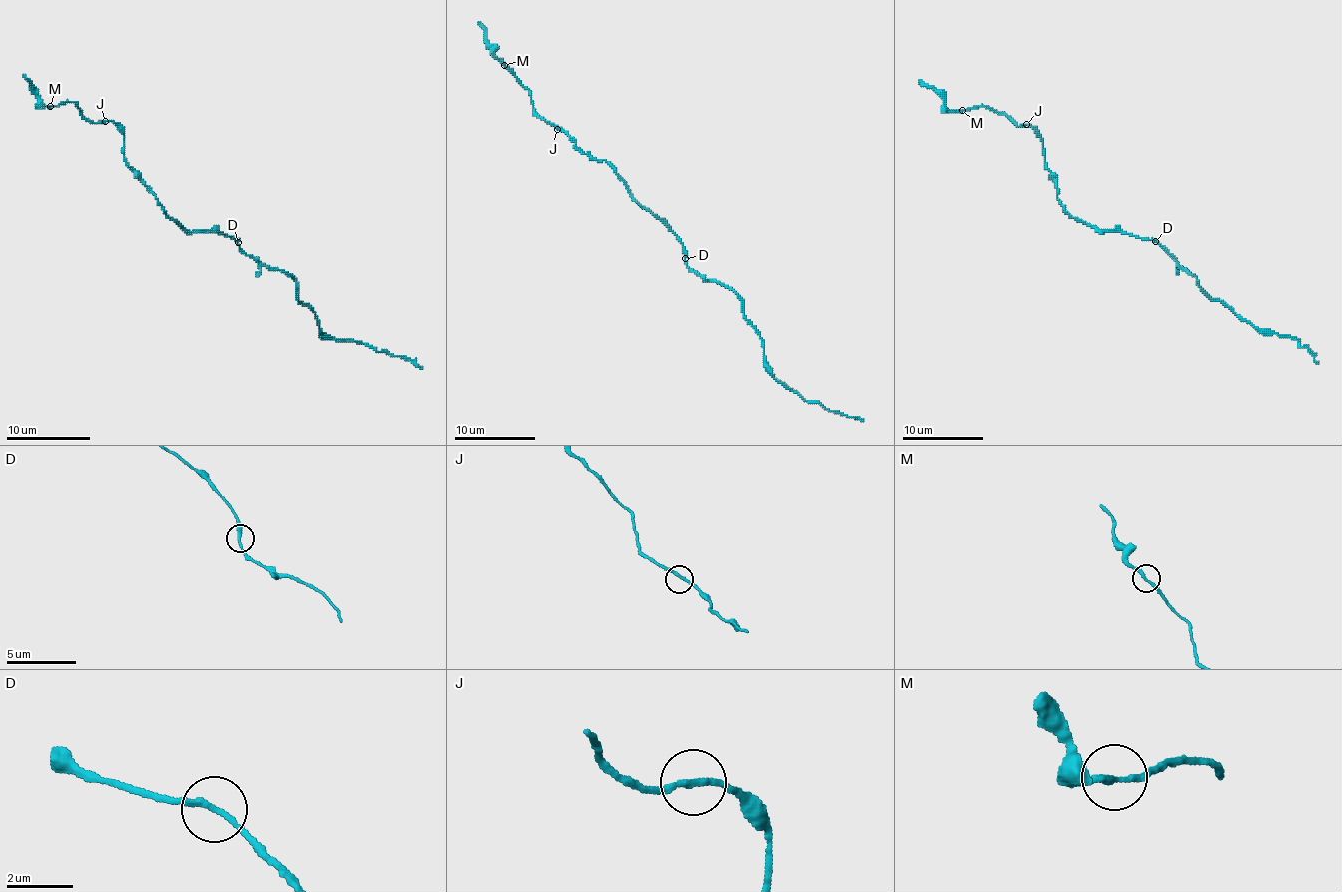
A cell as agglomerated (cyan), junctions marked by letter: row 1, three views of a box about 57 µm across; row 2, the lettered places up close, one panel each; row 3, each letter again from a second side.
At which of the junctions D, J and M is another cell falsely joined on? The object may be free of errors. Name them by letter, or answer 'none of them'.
D

